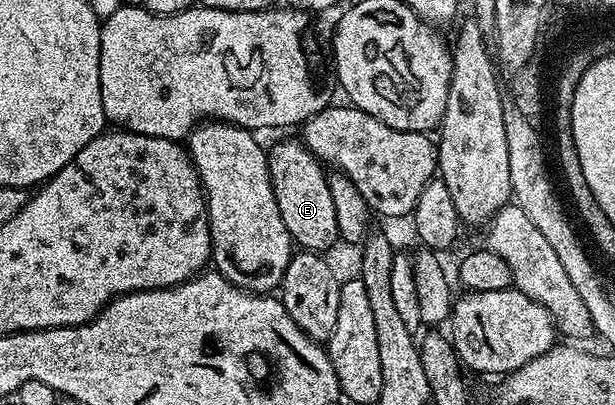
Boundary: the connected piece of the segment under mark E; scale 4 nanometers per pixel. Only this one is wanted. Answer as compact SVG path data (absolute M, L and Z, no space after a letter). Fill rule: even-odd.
M295 138L283 139L269 147L267 168L273 185L273 197L277 197L277 209L281 209L281 221L285 221L285 229L289 229L292 240L302 250L327 253L334 243L340 242L340 238L337 212L333 210L333 196L327 184L329 175L324 164L302 141Z

